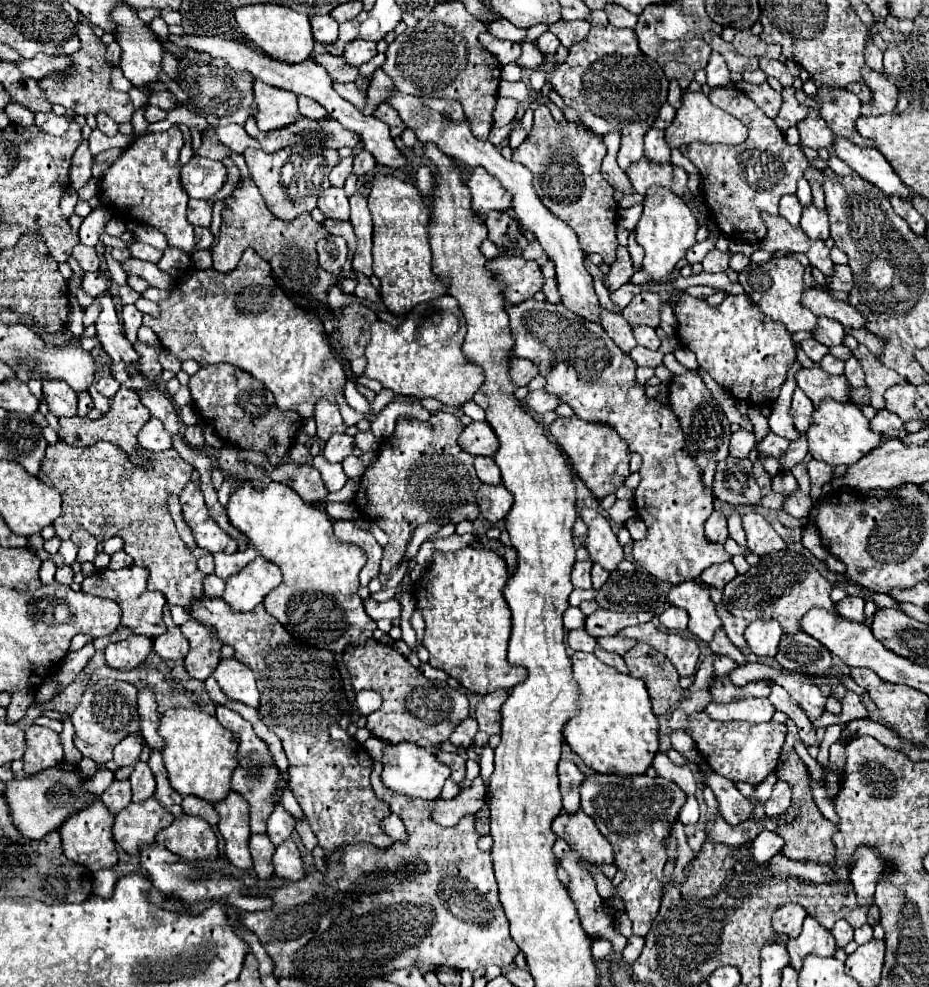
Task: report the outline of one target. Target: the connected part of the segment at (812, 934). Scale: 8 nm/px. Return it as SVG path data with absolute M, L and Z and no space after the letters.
M806 917L802 931L798 937L788 941L788 953L790 953L790 965L800 971L802 961L808 955L818 957L832 957L836 951L836 943L830 931L824 931L822 925L814 917Z

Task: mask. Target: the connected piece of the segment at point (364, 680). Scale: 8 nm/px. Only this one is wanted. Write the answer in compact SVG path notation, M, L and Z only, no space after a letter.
M364 643L360 647L348 647L344 651L344 655L354 655L352 663L348 663L354 691L372 689L378 691L384 699L384 705L366 717L366 727L374 737L386 743L394 745L410 741L430 753L436 753L438 747L450 739L452 729L464 717L468 717L468 699L458 689L426 679L410 661L406 661L402 653L390 648L391 651L366 651Z

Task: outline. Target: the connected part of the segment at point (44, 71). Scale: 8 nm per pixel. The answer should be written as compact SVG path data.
M38 53L34 59L20 59L16 61L20 67L20 73L26 77L46 77L48 73L58 73L58 71L68 71L70 67L70 57L52 57L46 53Z

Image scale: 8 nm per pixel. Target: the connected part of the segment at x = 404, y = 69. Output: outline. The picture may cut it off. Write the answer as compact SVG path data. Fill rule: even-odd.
M460 1L438 3L432 13L418 21L414 29L406 29L386 49L386 73L394 79L394 87L402 93L456 99L464 107L464 115L476 139L488 139L492 129L492 111L498 99L498 83L502 65L480 43L478 35L486 25L472 17Z

